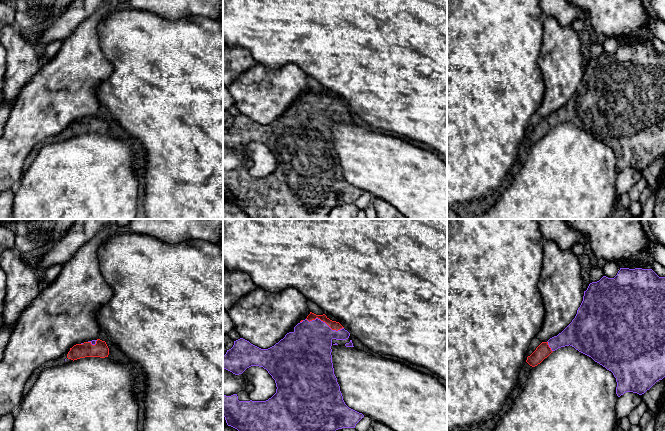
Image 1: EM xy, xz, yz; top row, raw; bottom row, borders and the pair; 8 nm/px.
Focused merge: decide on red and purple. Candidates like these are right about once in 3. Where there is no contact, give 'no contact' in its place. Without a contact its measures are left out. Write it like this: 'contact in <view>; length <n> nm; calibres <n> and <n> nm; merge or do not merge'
contact in xz; length 320 nm; calibres 70 and 360 nm; merge

